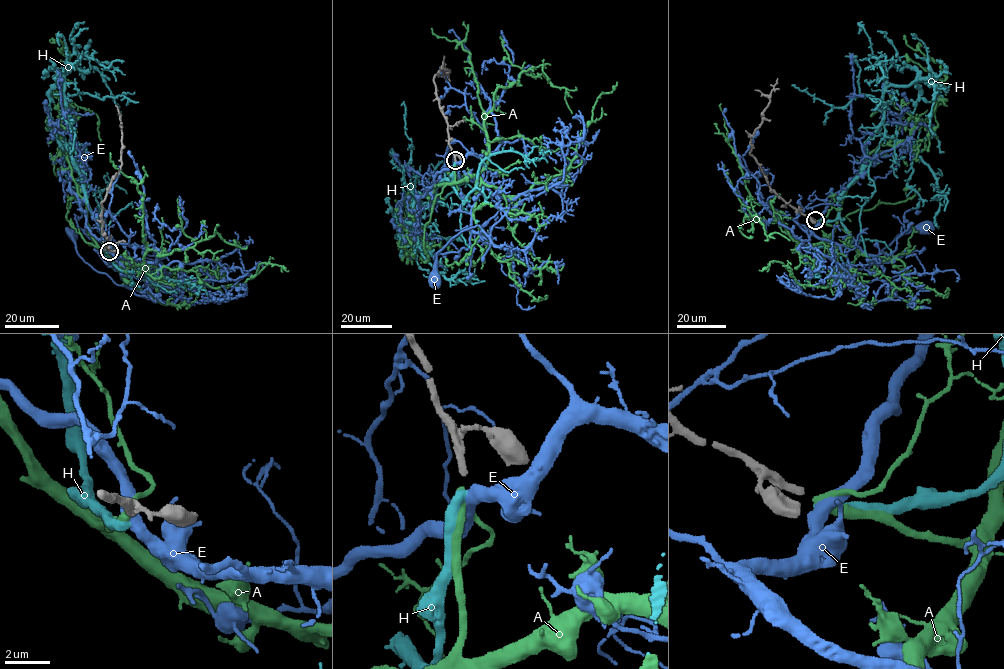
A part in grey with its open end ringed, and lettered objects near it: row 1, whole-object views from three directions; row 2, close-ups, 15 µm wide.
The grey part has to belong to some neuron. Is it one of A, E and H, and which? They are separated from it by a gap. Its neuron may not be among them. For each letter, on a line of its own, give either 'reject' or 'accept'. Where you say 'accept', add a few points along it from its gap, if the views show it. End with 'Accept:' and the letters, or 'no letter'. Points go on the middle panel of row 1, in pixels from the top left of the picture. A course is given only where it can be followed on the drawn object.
A: accept | via (455, 162), (454, 181), (420, 198), (410, 253), (416, 252), (394, 200)
E: reject
H: reject
Accept: A

